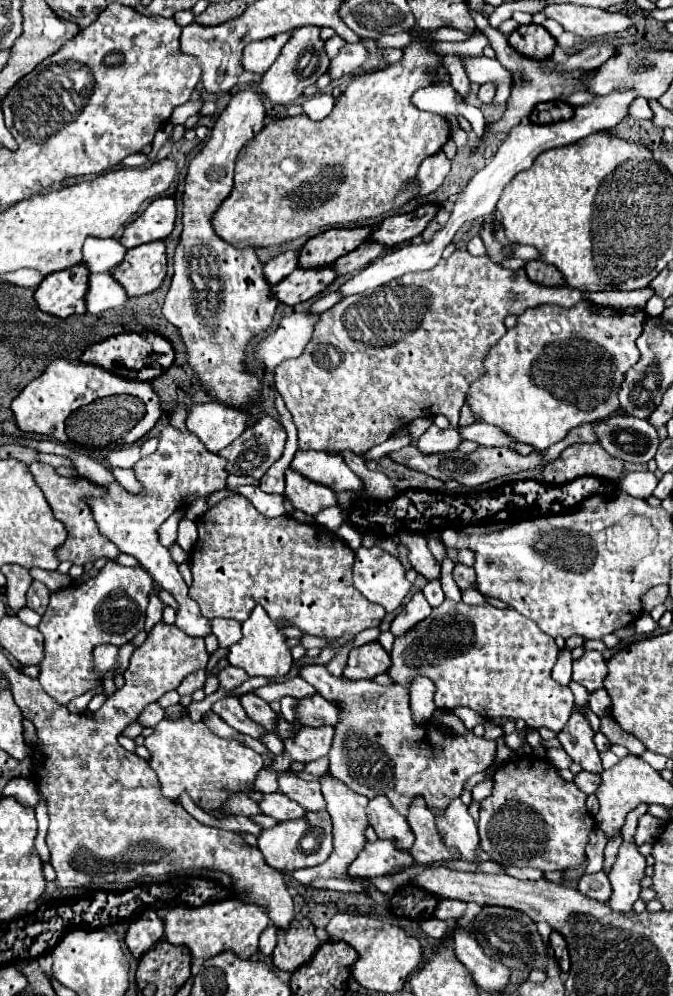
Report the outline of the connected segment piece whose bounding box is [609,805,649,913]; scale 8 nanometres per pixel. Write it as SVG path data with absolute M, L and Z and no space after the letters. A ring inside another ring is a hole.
M637 805L631 813L627 813L623 825L623 845L619 849L619 857L609 873L609 881L613 887L609 907L621 913L631 911L633 903L639 899L639 881L645 877L645 857L633 845L633 835L637 829L637 819L645 815L649 805Z

